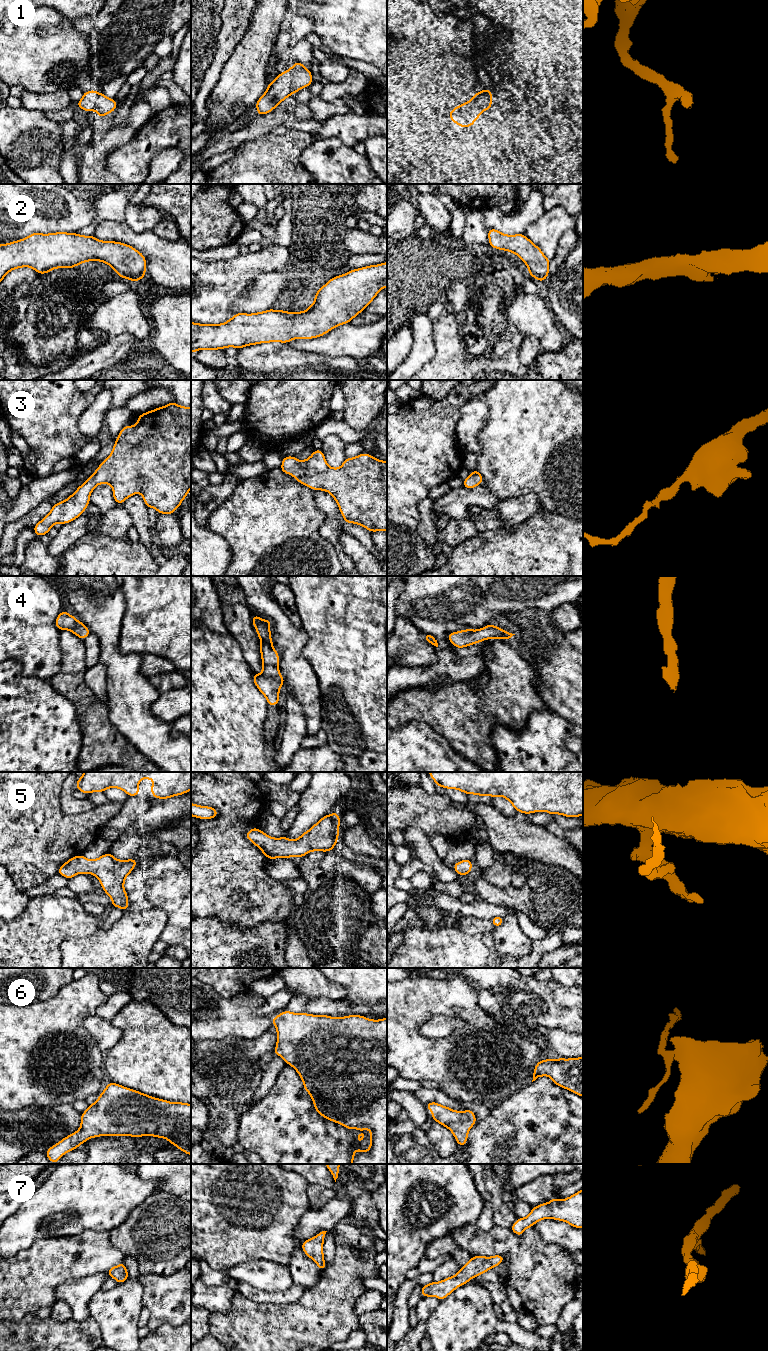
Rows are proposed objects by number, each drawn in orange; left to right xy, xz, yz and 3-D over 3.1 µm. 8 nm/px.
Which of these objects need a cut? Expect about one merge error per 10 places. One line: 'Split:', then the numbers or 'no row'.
Split: no row

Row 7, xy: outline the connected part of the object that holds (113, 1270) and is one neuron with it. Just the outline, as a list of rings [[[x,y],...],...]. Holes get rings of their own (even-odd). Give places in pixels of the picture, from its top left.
[[[124,1262],[110,1268],[106,1273],[108,1276],[113,1277],[118,1282],[118,1284],[124,1283],[127,1279],[129,1279],[128,1271],[126,1269]]]

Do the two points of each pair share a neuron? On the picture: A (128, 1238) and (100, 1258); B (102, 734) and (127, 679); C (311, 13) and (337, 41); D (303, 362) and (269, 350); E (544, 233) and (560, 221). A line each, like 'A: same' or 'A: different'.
A: different
B: different
C: same
D: same
E: same

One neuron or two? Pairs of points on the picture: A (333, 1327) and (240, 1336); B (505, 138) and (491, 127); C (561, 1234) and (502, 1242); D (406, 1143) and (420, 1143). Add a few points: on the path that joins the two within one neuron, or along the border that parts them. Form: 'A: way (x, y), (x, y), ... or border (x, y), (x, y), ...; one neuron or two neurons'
A: way (310, 1327), (305, 1331), (263, 1332); one neuron
B: way (502, 136), (494, 130); one neuron
C: border (533, 1226), (545, 1241), (552, 1242), (563, 1248); two neurons
D: way (409, 1143), (417, 1143); one neuron

